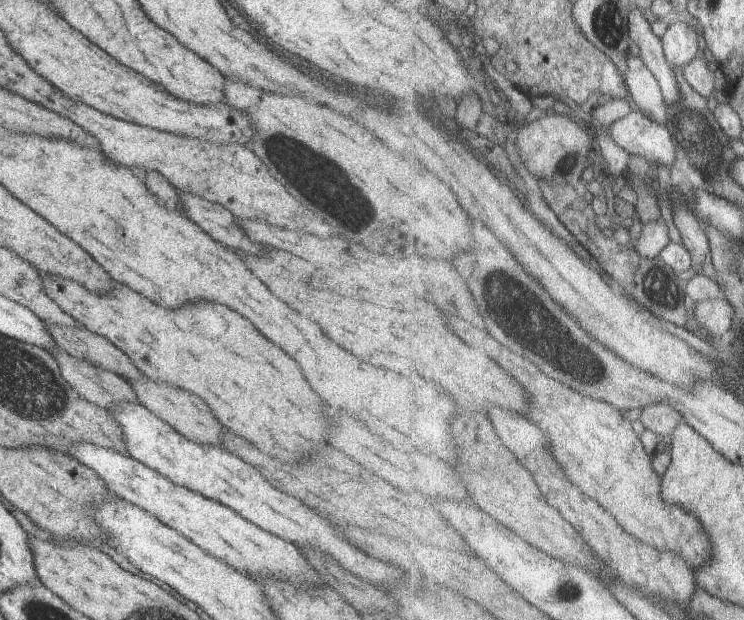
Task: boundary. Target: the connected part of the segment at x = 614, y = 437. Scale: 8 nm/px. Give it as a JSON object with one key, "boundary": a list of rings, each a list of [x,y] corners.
{"boundary":[[[504,344],[502,350],[496,348],[494,352],[496,360],[500,360],[500,364],[532,394],[534,408],[528,418],[548,432],[550,450],[566,468],[568,476],[586,490],[586,494],[604,504],[628,532],[652,546],[660,546],[664,552],[680,550],[680,554],[688,554],[694,572],[702,572],[700,566],[712,556],[712,542],[708,542],[704,526],[700,526],[698,518],[692,518],[690,510],[670,504],[662,496],[664,477],[656,470],[655,458],[650,458],[641,434],[634,430],[634,424],[624,416],[624,412],[608,401],[594,400],[578,390],[570,392],[570,386],[542,372],[542,368],[532,360],[508,352]]]}

